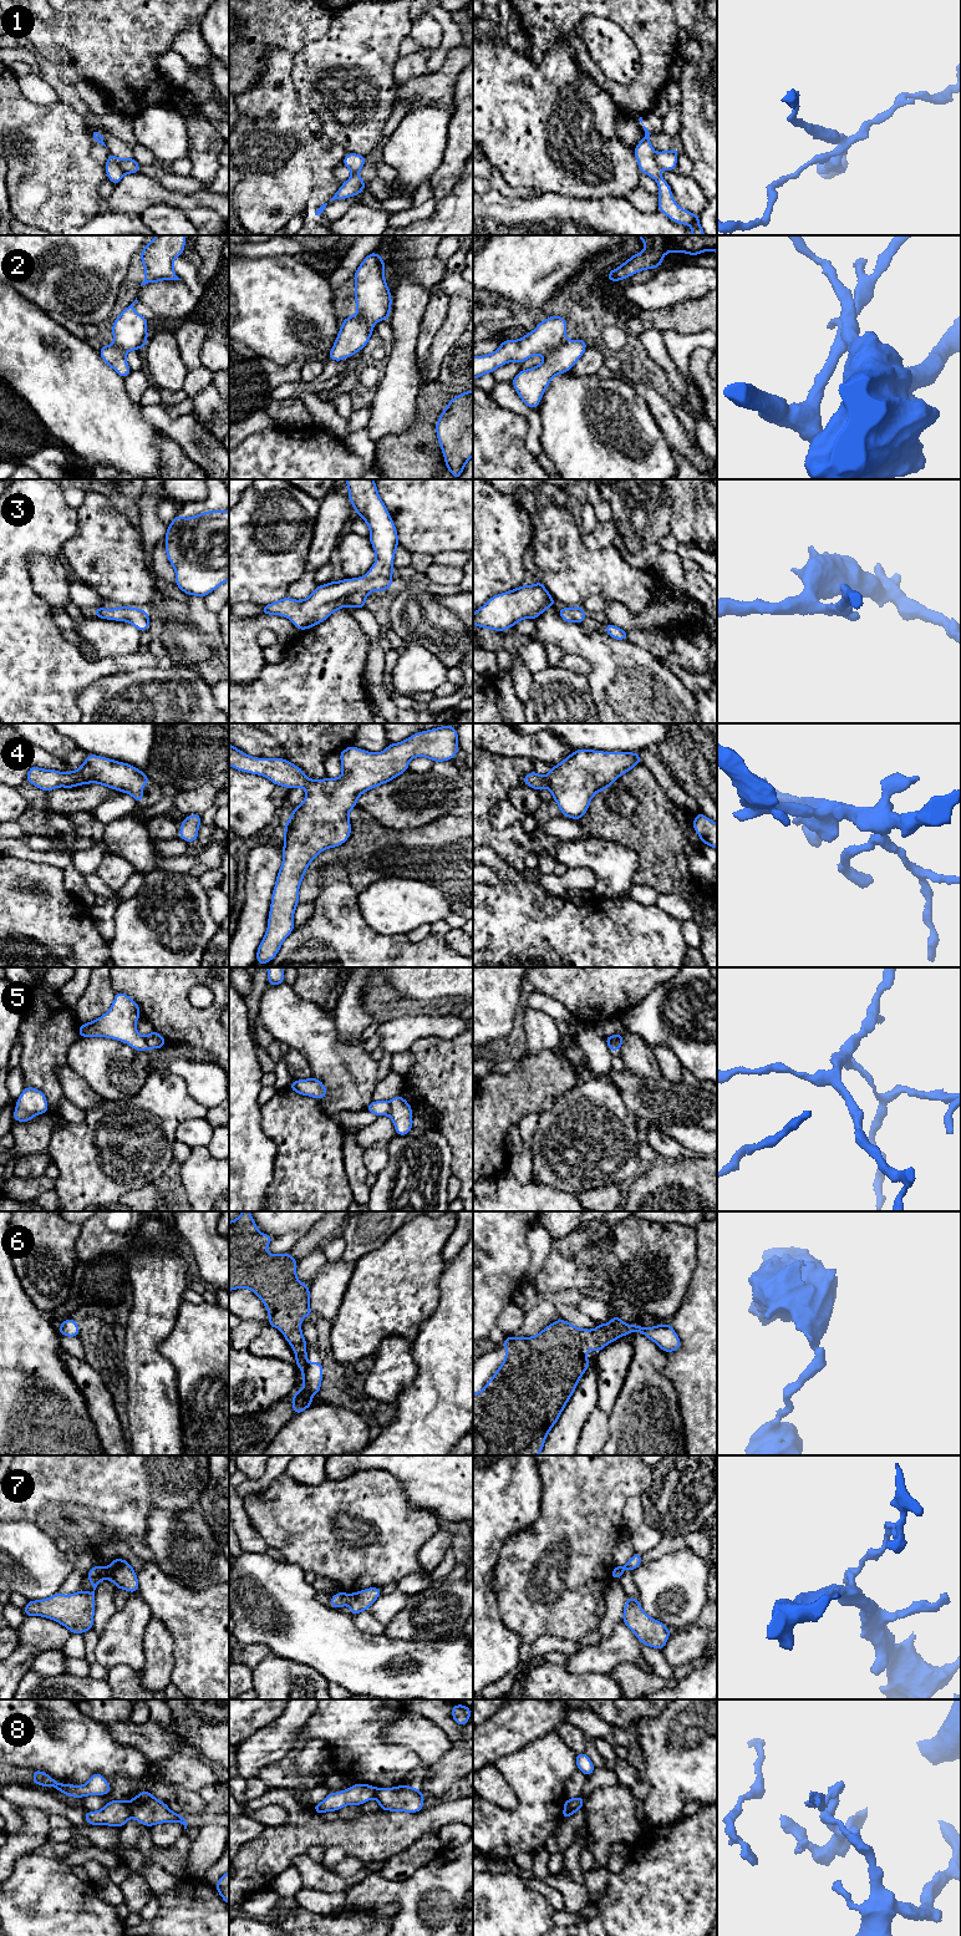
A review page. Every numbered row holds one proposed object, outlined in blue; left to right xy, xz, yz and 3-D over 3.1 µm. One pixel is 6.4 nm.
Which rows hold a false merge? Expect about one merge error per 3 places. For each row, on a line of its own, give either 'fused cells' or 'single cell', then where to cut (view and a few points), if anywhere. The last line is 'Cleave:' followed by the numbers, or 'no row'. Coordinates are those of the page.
1: fused cells; cut in xy along (108, 159), (113, 161), (125, 173)
2: fused cells; cut in yz along (565, 339), (544, 356)
3: single cell; no cut
4: single cell; no cut
5: fused cells; cut in yz along (608, 1043), (614, 1041), (620, 1045)
6: fused cells; cut in xz along (308, 1363), (301, 1370)
7: fused cells; cut in xz along (349, 1594), (346, 1604)
8: fused cells; cut in xy along (127, 1802), (132, 1817)
Cleave: 1, 2, 5, 6, 7, 8

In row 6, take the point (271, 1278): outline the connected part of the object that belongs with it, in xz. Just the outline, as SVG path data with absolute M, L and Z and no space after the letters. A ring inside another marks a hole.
M243 1211L229 1221L229 1291L246 1287L265 1305L269 1326L279 1328L293 1347L295 1365L302 1371L307 1366L306 1341L301 1332L301 1321L314 1316L310 1310L310 1286L296 1277L298 1261L289 1254L269 1254L266 1246L273 1236L261 1234L249 1211Z

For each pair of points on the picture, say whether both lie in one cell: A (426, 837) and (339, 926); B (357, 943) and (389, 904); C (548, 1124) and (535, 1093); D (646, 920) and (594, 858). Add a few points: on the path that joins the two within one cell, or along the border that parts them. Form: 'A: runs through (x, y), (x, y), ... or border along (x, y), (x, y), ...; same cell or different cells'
A: border along (344, 868), (350, 885), (357, 894); different cells
B: border along (359, 899), (359, 911), (374, 930), (398, 934); different cells
C: border along (565, 1093), (549, 1109), (539, 1114); different cells
D: border along (626, 893), (611, 898), (594, 894); different cells

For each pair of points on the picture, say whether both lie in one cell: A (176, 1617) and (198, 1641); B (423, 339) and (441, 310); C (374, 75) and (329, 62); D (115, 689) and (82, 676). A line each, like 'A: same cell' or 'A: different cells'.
A: same cell
B: same cell
C: same cell
D: different cells

